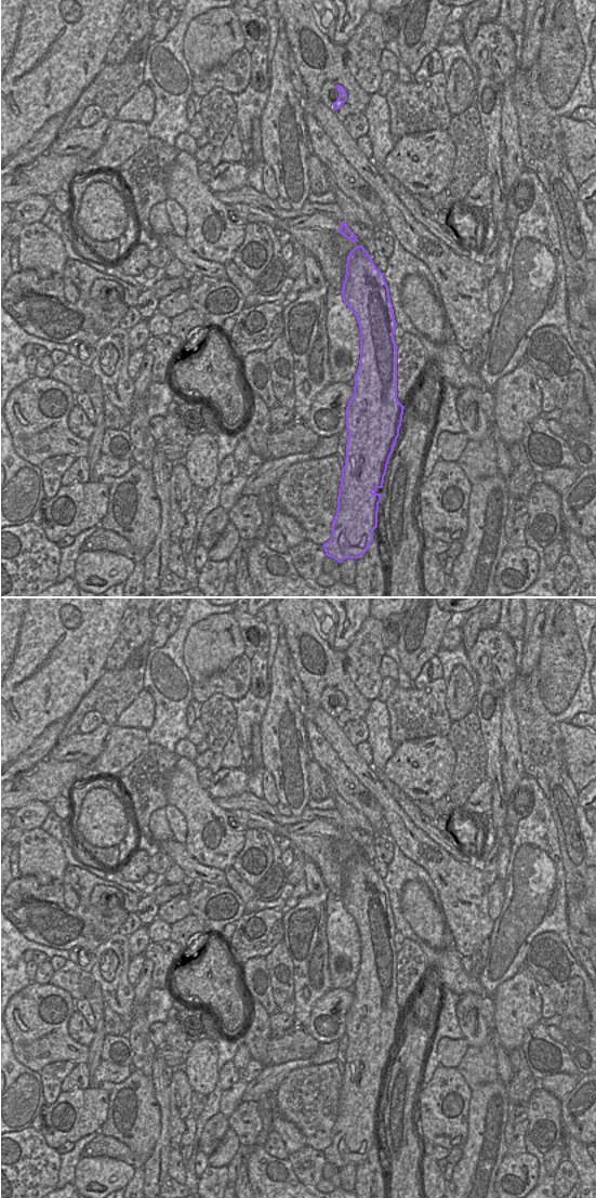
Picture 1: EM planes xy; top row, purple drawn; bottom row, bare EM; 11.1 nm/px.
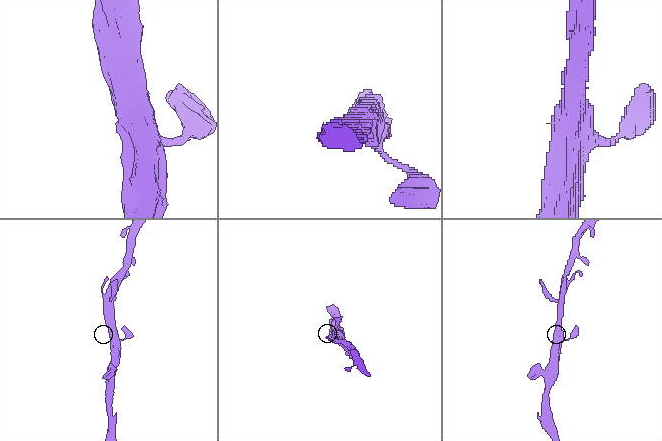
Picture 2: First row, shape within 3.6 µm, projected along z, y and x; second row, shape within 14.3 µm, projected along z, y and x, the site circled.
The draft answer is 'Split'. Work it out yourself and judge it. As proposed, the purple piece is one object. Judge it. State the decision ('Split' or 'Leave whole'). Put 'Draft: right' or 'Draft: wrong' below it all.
Leave whole
Draft: wrong

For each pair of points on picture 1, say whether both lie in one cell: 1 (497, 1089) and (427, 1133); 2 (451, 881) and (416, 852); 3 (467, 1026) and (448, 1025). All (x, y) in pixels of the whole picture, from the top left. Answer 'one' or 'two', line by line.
1: two
2: one
3: two

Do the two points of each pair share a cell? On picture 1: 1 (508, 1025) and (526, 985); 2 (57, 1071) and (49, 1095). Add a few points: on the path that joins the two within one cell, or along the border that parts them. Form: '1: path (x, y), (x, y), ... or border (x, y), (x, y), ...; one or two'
1: path (516, 1015), (518, 995); one
2: path (52, 1077), (51, 1090); one

